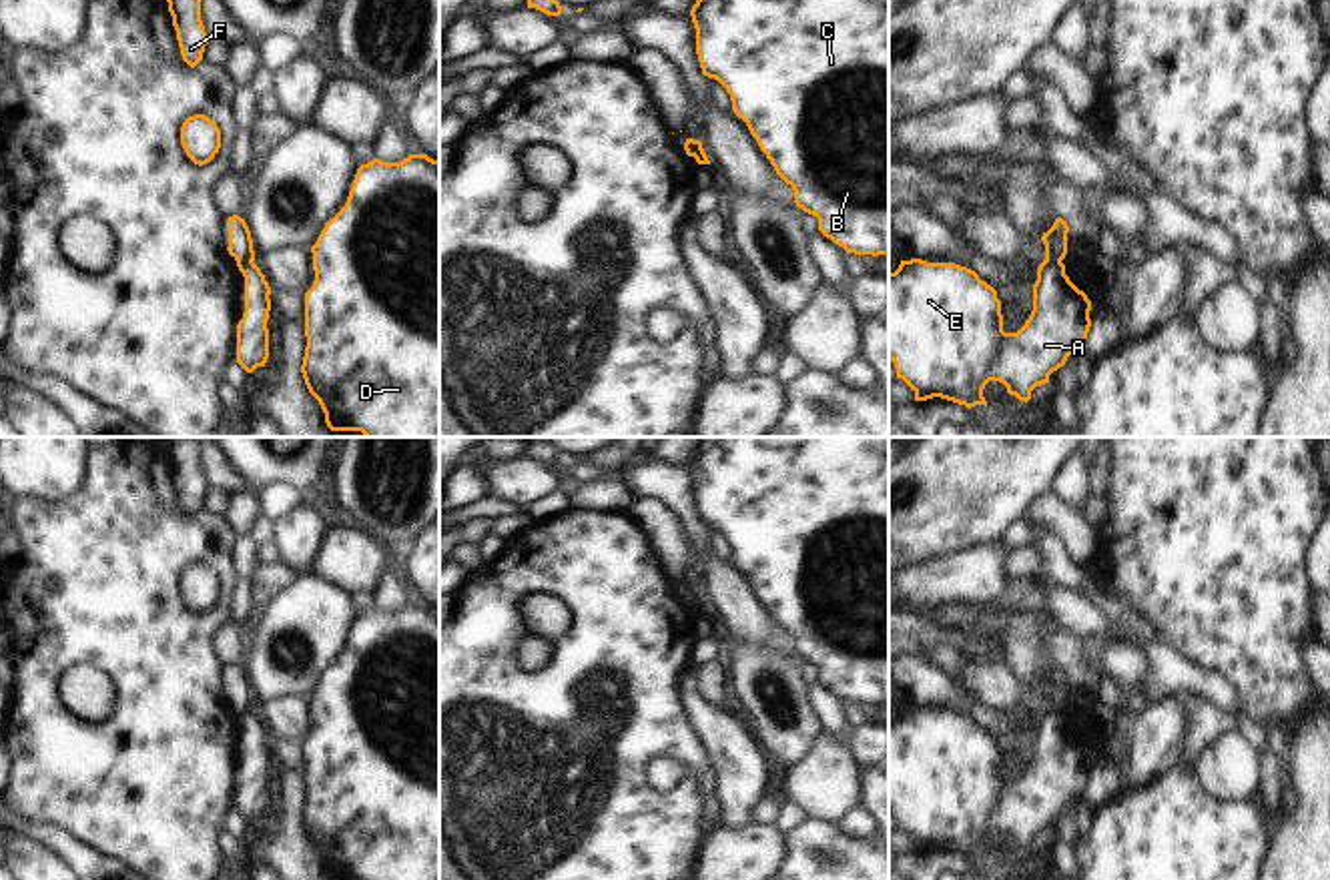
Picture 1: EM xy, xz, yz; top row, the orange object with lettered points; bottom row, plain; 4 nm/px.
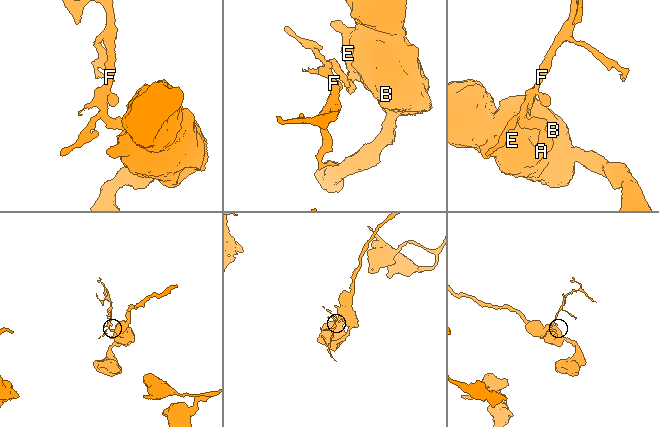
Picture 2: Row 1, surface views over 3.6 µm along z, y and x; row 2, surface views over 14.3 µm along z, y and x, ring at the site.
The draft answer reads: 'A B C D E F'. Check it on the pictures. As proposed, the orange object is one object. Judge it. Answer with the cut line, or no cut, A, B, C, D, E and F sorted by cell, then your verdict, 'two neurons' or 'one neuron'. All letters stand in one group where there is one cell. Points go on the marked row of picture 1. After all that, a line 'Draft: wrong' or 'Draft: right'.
cut yz (1044, 261), (1060, 263); groups A B C D E / F; two neurons
Draft: wrong

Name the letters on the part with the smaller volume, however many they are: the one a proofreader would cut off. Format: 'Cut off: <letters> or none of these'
Cut off: F

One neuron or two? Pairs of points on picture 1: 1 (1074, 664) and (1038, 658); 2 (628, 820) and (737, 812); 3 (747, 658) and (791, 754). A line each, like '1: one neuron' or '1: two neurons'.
1: two neurons
2: two neurons
3: one neuron

